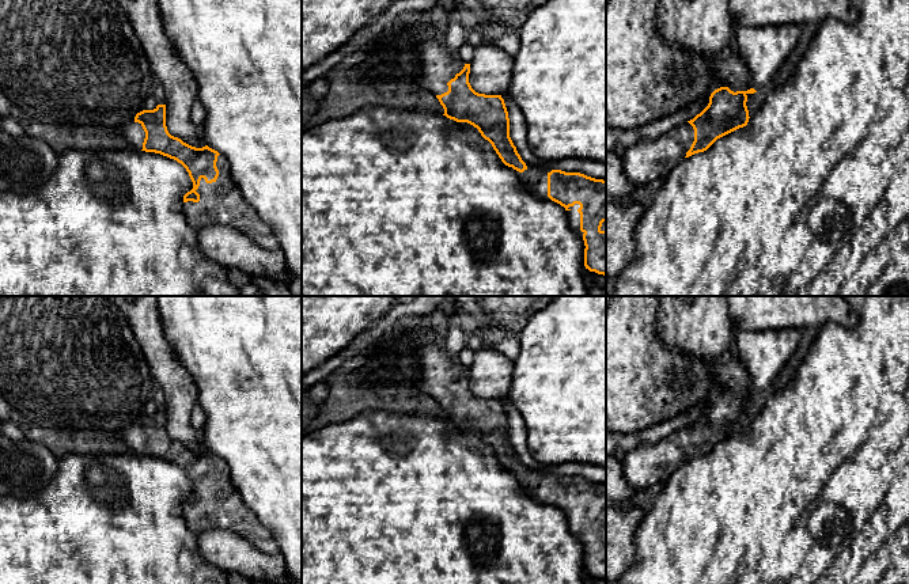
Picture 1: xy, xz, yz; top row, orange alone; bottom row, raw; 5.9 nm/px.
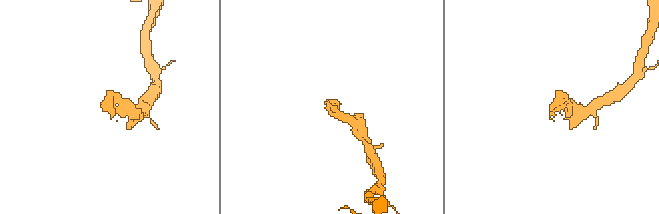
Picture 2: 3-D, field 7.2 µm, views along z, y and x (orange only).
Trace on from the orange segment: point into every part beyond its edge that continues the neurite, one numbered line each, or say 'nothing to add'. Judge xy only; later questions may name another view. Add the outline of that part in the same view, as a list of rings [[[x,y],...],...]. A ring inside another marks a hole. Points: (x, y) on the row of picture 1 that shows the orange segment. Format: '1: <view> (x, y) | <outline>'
1: xy (220, 203) | [[[219,155],[216,167],[219,177],[207,183],[204,178],[196,190],[200,201],[183,202],[188,224],[200,231],[209,225],[230,225],[247,235],[257,246],[266,250],[280,250],[273,230],[242,198],[239,189],[228,175],[226,159]]]

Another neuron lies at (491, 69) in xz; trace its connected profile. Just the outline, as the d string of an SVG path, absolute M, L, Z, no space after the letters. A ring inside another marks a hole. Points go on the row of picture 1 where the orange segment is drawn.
M495 45L474 49L469 83L478 94L501 95L508 92L512 79L514 57Z

